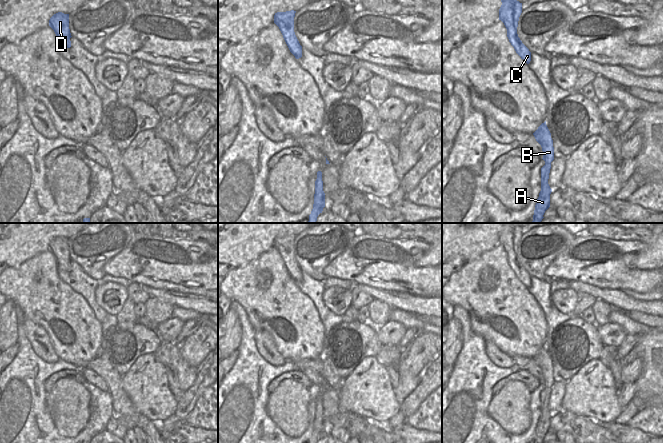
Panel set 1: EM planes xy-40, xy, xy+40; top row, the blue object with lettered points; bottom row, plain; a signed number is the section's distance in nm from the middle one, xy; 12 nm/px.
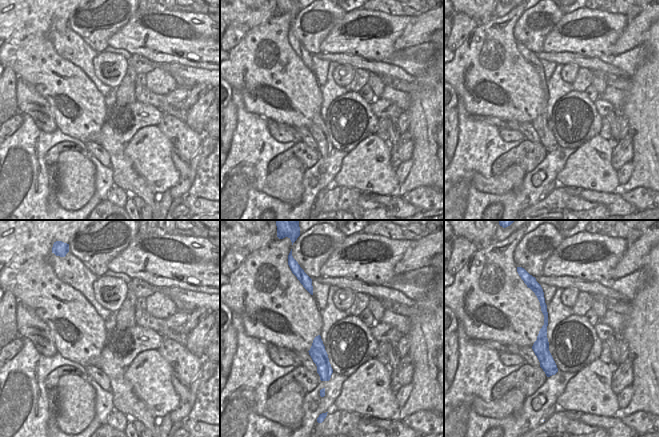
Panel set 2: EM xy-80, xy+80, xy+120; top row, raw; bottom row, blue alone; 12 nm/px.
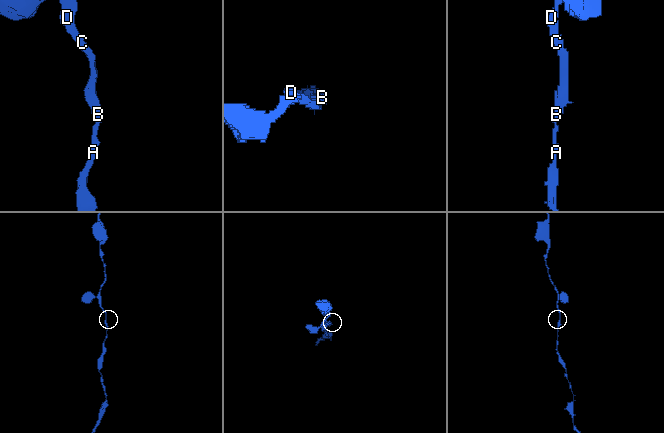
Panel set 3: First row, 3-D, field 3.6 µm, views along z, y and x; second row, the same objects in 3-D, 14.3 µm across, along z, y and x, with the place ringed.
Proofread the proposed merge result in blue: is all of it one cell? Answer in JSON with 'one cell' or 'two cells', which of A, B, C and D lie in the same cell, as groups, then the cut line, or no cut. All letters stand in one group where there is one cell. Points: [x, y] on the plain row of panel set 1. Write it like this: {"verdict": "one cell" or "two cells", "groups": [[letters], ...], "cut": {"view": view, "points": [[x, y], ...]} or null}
{"verdict": "one cell", "groups": [["A", "B", "C", "D"]], "cut": null}

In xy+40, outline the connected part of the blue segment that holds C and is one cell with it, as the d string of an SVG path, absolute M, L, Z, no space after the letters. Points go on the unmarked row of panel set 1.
M500 223L502 229L499 233L499 244L501 244L506 253L509 266L514 271L516 277L529 288L531 285L531 276L522 267L517 258L519 241L522 237L522 227L516 223Z

